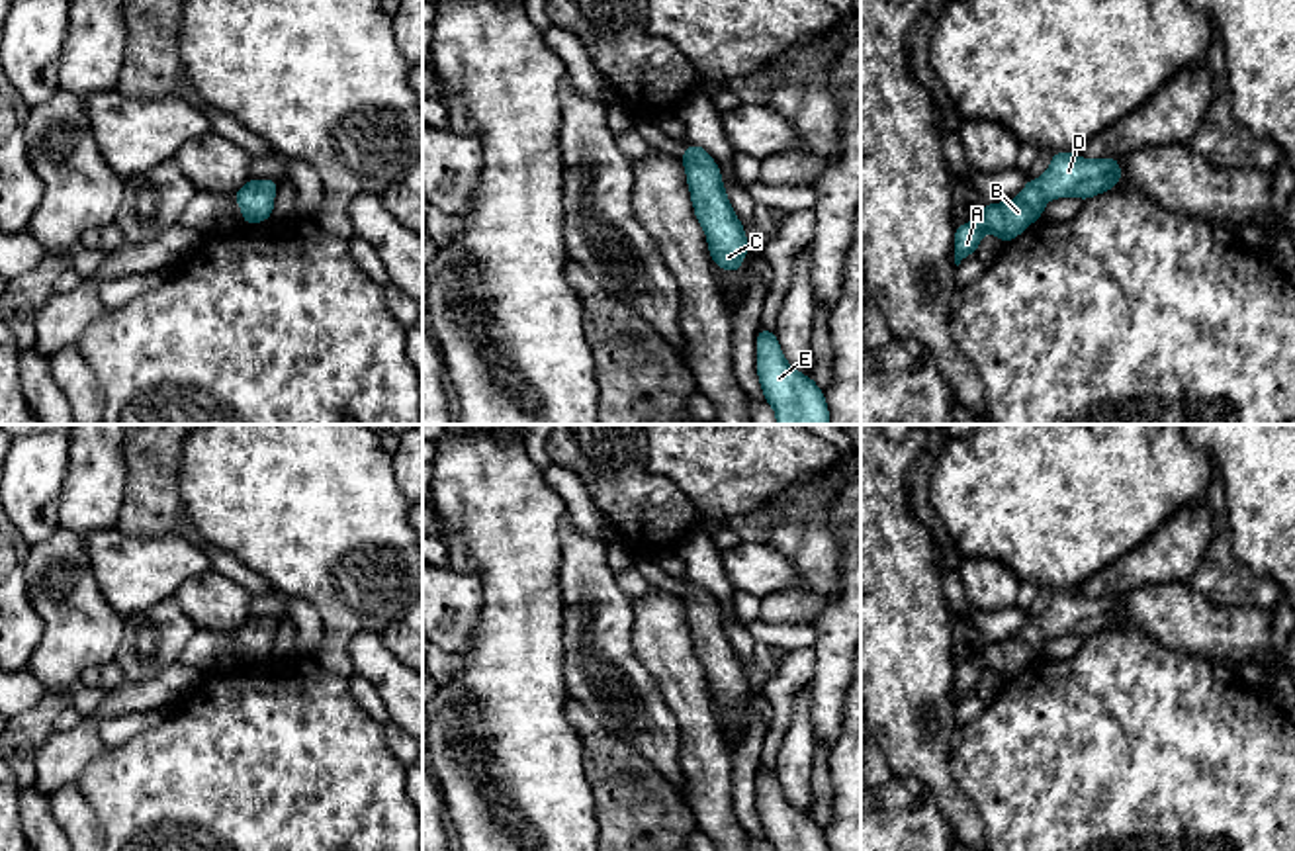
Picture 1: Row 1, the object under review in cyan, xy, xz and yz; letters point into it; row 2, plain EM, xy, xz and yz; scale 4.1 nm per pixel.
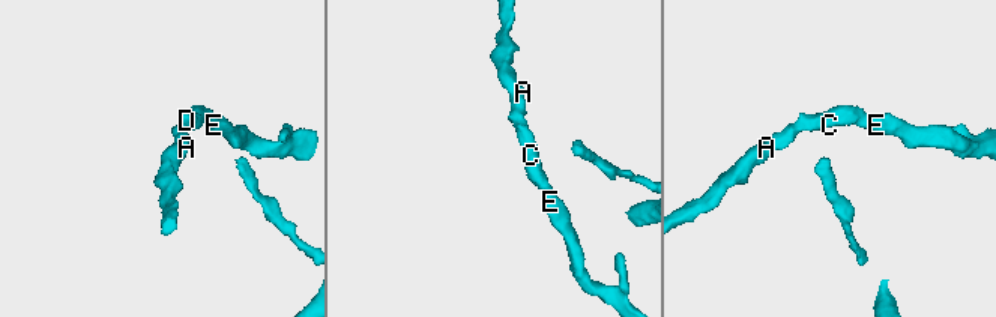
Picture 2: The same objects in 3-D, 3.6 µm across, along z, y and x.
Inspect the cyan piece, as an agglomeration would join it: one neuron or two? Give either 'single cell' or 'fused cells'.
single cell

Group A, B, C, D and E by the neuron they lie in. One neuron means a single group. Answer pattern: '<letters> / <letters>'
A B C D E

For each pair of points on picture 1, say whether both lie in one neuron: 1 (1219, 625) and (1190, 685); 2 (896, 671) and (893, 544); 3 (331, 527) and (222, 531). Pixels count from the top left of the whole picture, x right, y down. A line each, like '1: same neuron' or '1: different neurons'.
1: different neurons
2: same neuron
3: same neuron

